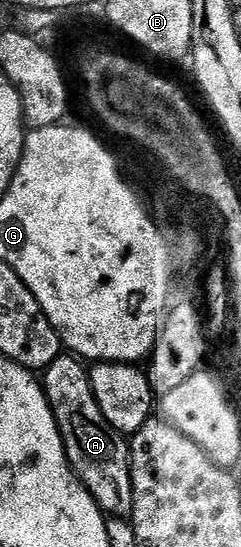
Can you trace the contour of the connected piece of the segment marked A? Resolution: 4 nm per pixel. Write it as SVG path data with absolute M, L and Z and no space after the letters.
M70 353L59 354L47 366L47 370L42 372L41 382L75 476L95 498L95 503L102 509L104 516L127 519L133 509L131 448L124 435L113 429L109 421L105 421L101 405L97 405L97 397L93 397L91 372L85 366L84 360Z

